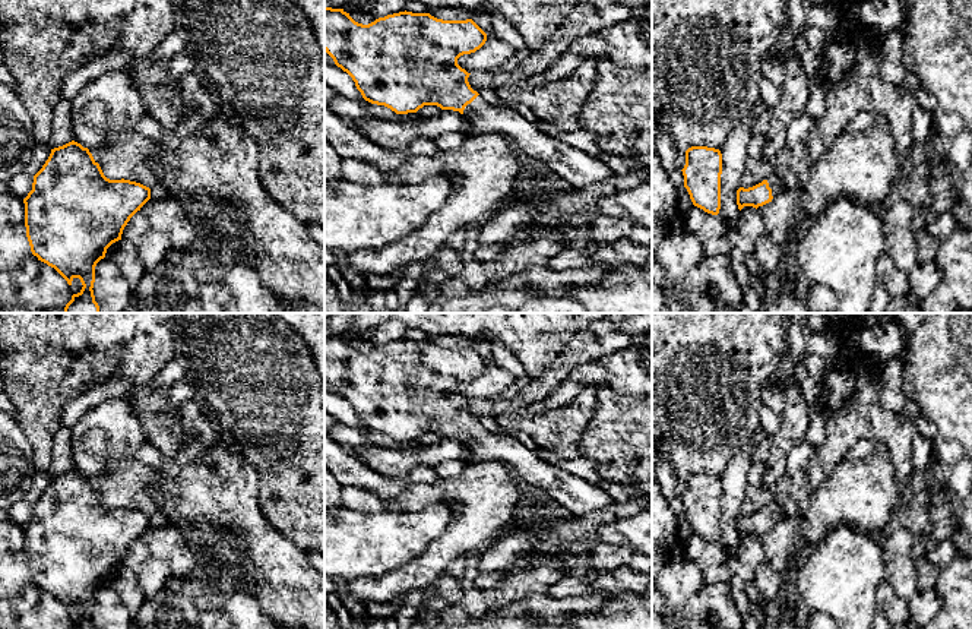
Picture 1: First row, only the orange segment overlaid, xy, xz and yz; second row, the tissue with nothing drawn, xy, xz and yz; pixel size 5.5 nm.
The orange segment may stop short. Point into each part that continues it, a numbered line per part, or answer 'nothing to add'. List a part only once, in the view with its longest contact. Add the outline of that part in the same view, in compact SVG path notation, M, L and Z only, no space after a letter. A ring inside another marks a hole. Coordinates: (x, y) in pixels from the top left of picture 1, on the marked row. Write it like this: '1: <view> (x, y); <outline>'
1: xz (578, 168); M478 95L463 110L463 117L478 133L493 132L510 136L519 149L538 161L551 176L580 189L614 177L611 168L595 157L577 151L528 121L516 110L487 102Z

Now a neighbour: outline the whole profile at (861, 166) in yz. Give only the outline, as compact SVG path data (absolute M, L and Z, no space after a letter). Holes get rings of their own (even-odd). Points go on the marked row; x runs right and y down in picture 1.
M886 117L864 132L842 129L824 145L800 190L802 216L819 216L839 197L858 205L883 202L895 186L902 157Z

